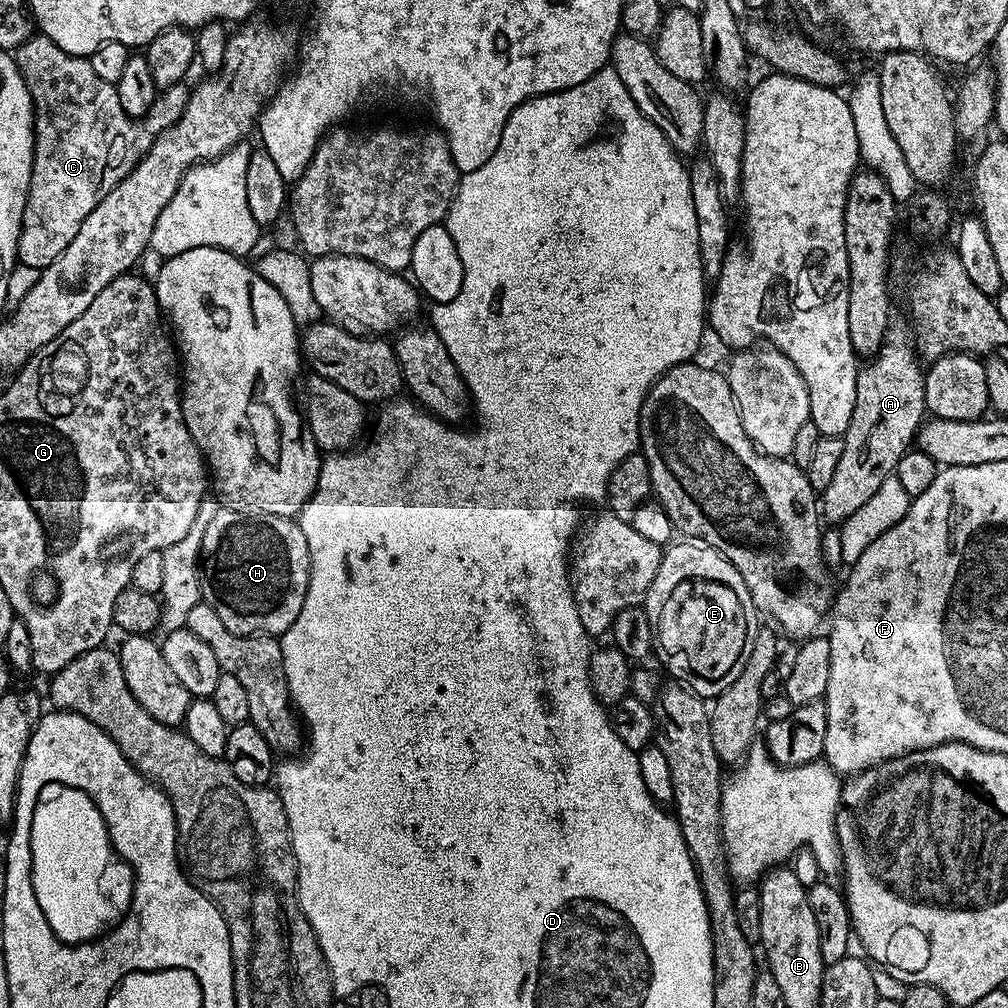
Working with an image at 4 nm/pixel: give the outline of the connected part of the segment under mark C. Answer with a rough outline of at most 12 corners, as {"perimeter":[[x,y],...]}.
{"perimeter":[[33,34],[32,173],[16,255],[43,270],[182,119],[122,110],[87,58]]}

